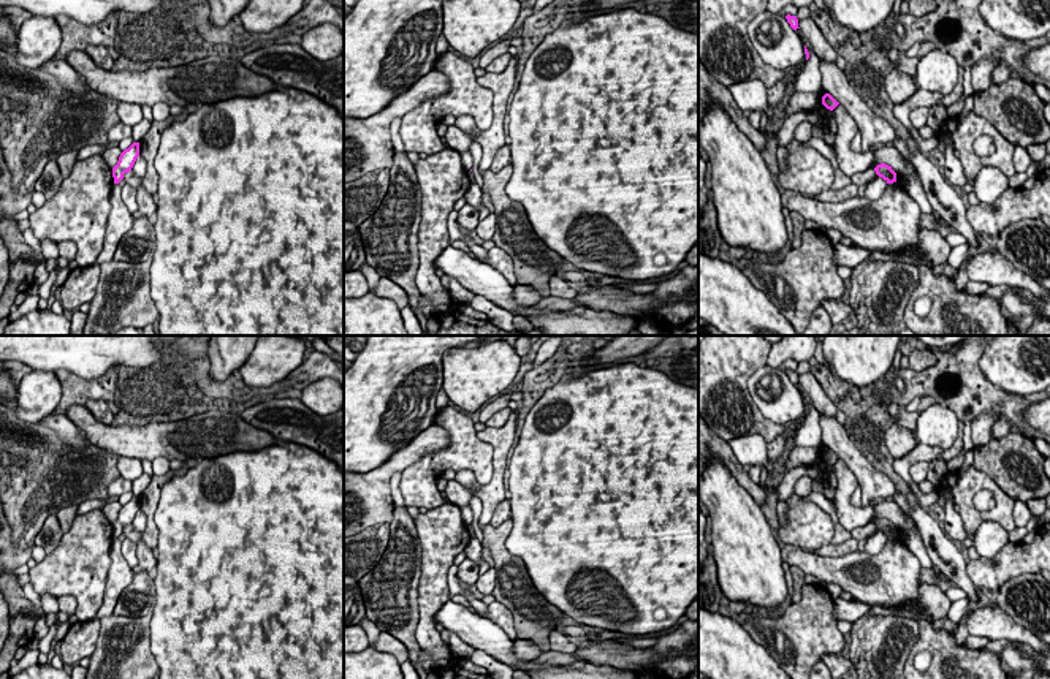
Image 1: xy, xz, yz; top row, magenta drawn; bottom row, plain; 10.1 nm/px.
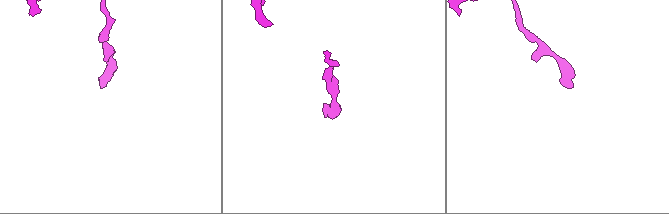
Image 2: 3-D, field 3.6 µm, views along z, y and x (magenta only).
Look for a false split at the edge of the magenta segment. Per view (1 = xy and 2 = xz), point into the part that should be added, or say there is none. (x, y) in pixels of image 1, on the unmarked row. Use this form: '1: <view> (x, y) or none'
1: none
2: none

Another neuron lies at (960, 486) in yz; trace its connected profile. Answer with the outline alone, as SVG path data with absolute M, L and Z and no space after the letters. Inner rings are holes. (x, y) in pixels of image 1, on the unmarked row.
M974 465L964 472L947 472L938 487L945 492L947 500L960 506L958 513L966 533L974 535L982 521L995 521L1006 532L1015 529L1015 499L1009 497L987 473L979 472ZM982 489L988 489L995 495L996 505L988 511L979 511L972 503L974 495Z

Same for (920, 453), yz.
M919 442L906 456L893 459L895 473L900 475L906 481L906 484L914 491L914 494L919 497L922 508L926 508L938 502L938 491L923 494L919 484L912 481L909 468L917 462L930 464L939 456L942 456L942 453L944 450L941 448L933 448Z

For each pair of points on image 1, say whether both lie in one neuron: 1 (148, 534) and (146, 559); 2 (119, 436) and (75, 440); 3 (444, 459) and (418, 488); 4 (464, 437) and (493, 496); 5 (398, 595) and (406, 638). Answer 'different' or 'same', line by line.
1: different
2: different
3: same
4: different
5: same

